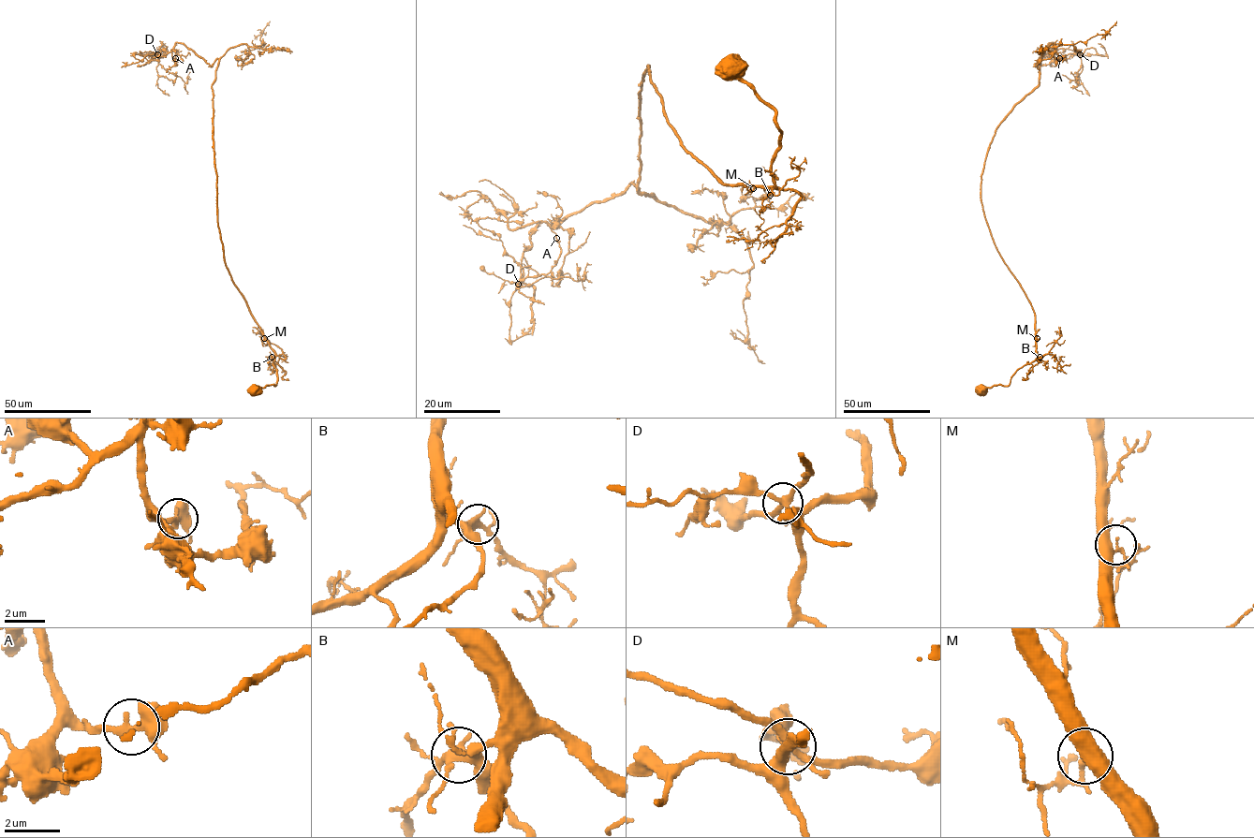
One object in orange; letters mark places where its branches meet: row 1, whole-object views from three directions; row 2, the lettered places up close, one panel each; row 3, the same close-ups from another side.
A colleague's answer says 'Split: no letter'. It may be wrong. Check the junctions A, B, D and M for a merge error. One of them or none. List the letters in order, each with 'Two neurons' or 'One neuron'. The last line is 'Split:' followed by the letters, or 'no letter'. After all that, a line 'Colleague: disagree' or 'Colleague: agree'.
A: One neuron
B: One neuron
D: Two neurons
M: One neuron
Split: D
Colleague: disagree

